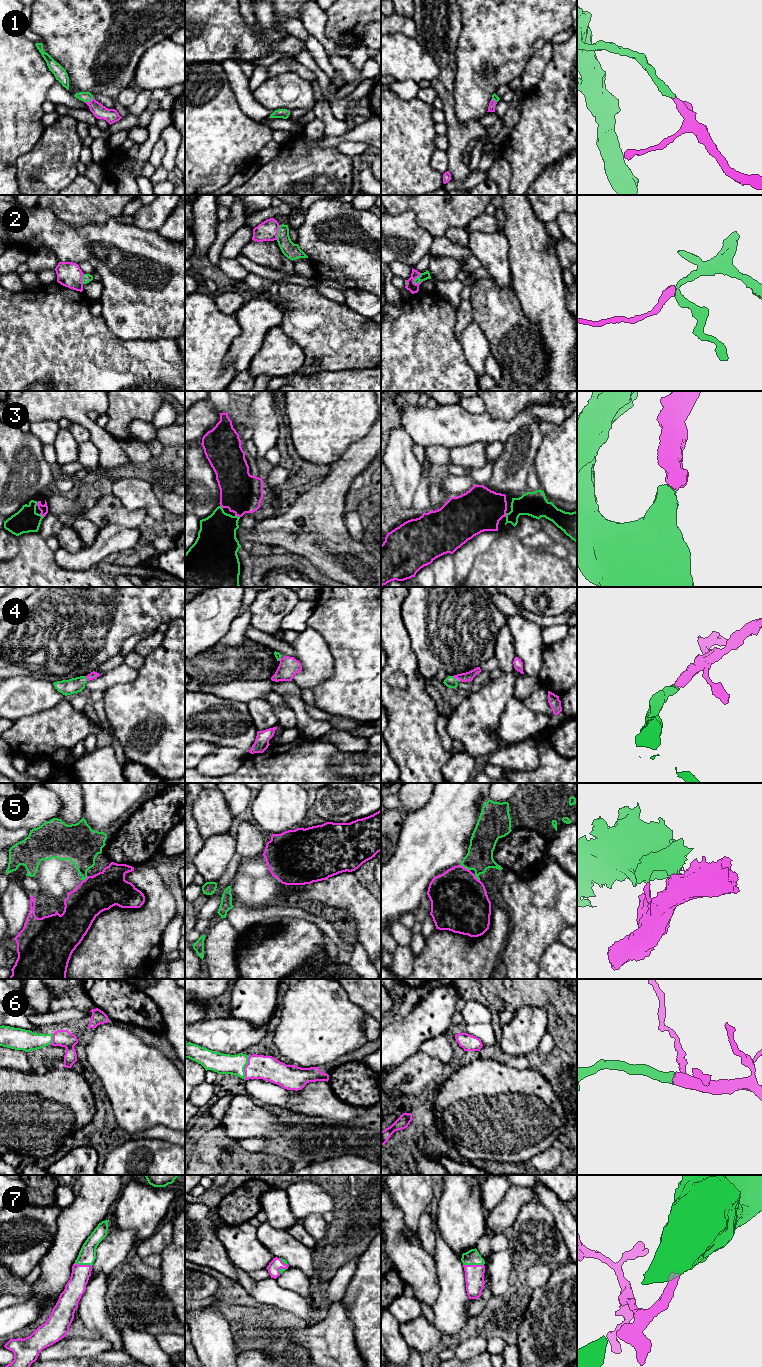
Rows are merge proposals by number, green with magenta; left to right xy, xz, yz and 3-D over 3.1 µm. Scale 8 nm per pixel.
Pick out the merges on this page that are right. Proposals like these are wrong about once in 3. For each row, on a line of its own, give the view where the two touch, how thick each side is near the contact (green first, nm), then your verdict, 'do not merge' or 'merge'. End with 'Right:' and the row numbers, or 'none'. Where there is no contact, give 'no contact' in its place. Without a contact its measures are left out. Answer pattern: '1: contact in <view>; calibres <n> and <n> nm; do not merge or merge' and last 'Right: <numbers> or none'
1: contact in xy; calibres 80 and 110 nm; merge
2: contact in yz; calibres 70 and 80 nm; do not merge
3: contact in xz; calibres 300 and 320 nm; merge
4: contact in xy; calibres 130 and 60 nm; merge
5: contact in yz; calibres 220 and 440 nm; merge
6: contact in xz; calibres 160 and 190 nm; merge
7: contact in yz; calibres 120 and 160 nm; merge
Right: 1, 3, 4, 5, 6, 7

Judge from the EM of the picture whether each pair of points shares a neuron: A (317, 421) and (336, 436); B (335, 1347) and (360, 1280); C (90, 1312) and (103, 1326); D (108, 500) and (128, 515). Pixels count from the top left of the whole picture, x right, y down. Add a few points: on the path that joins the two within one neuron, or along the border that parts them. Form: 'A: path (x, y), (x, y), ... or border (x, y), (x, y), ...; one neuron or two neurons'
A: path (322, 422), (331, 431); one neuron
B: border (341, 1299), (353, 1325), (354, 1334); two neurons
C: path (93, 1315), (100, 1323); one neuron
D: path (113, 502), (123, 512); one neuron

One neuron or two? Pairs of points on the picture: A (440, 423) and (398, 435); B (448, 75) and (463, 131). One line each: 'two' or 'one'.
A: two
B: one

